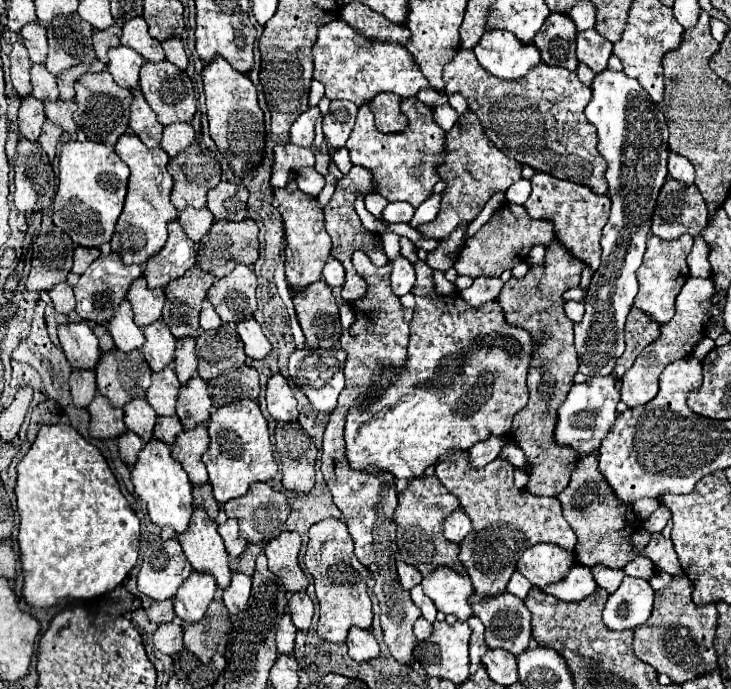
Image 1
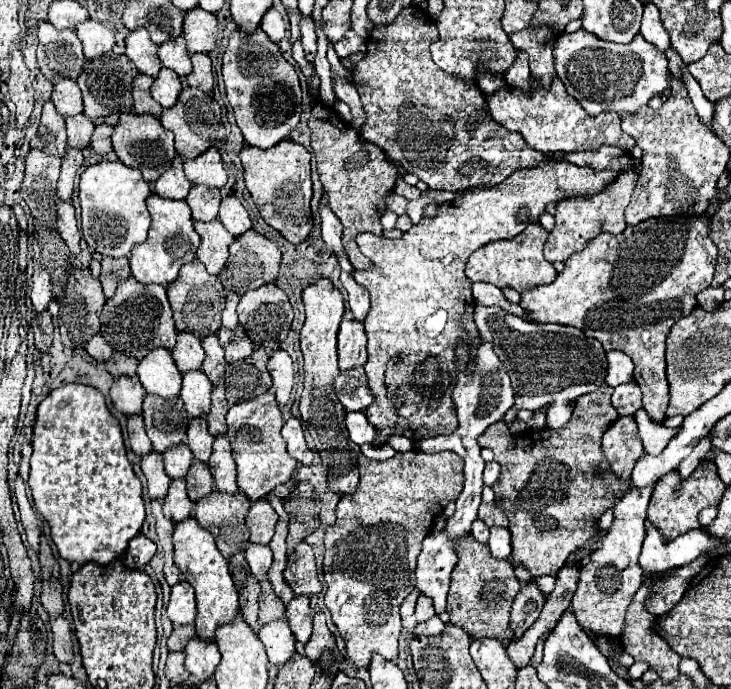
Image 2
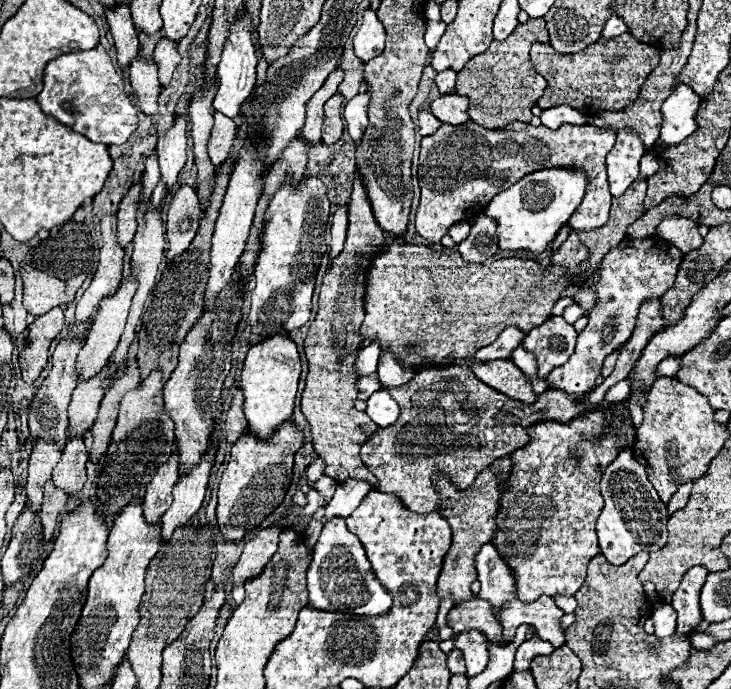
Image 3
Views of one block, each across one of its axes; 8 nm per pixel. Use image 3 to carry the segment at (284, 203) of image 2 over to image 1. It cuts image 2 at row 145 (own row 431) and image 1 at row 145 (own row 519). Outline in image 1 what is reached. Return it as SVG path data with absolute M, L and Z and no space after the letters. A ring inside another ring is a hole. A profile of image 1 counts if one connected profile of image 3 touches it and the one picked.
M216 58L214 62L206 64L202 70L204 80L204 94L206 94L206 108L208 108L208 122L210 122L210 136L216 142L220 154L230 162L232 172L238 178L244 178L248 170L254 170L264 160L264 142L266 142L266 128L264 128L264 112L258 106L258 92L252 80L240 72L236 72L224 58Z

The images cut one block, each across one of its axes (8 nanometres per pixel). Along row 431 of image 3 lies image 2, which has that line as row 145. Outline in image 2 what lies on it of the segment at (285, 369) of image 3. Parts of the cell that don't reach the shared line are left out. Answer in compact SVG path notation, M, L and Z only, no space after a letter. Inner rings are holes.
M234 32L222 60L222 78L226 84L226 98L234 108L236 124L244 140L254 148L272 148L292 134L300 122L300 82L294 66L284 60L278 44L268 40L264 32L246 36Z

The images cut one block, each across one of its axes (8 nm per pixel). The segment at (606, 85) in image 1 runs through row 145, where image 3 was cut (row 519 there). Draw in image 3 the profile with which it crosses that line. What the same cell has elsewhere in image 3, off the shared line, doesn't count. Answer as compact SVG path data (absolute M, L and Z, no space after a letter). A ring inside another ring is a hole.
M624 448L618 458L606 468L600 480L600 490L604 496L604 508L600 512L596 532L600 540L600 552L614 566L624 564L638 552L656 552L666 544L668 530L668 510L652 488L646 468L634 460L630 448Z

